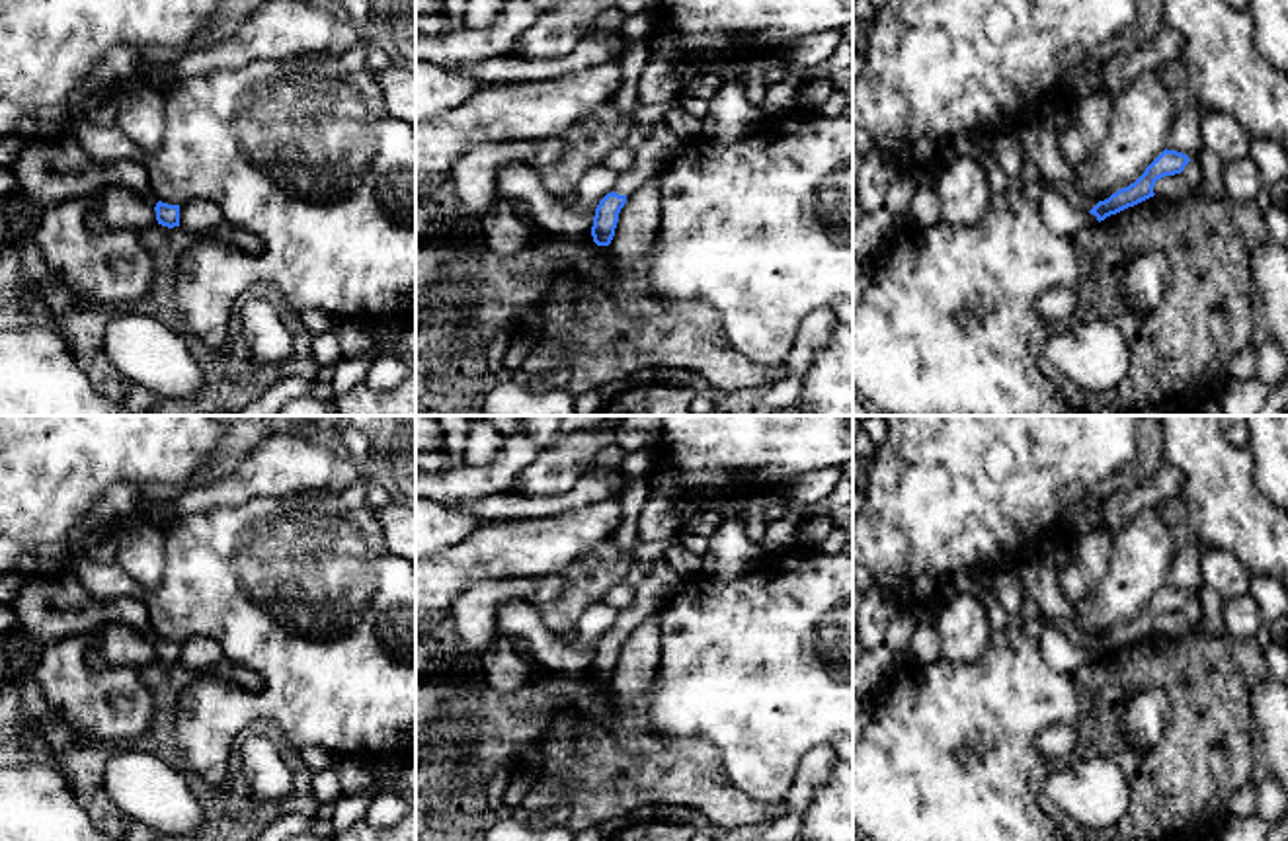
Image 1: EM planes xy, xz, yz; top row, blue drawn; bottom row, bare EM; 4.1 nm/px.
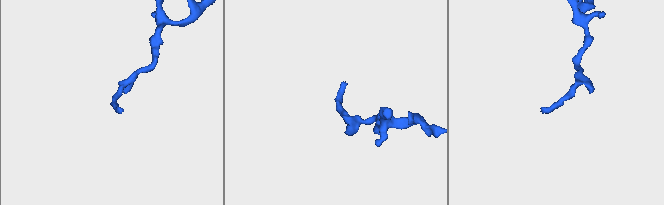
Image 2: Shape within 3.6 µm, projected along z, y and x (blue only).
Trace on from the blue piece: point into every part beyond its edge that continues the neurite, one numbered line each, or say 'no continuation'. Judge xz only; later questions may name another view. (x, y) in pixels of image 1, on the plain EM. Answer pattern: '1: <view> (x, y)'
1: xz (660, 584)

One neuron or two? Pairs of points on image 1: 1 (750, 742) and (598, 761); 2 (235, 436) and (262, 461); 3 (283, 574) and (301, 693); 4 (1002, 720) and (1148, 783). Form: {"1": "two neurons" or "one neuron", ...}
{"1": "two neurons", "2": "two neurons", "3": "one neuron", "4": "two neurons"}

